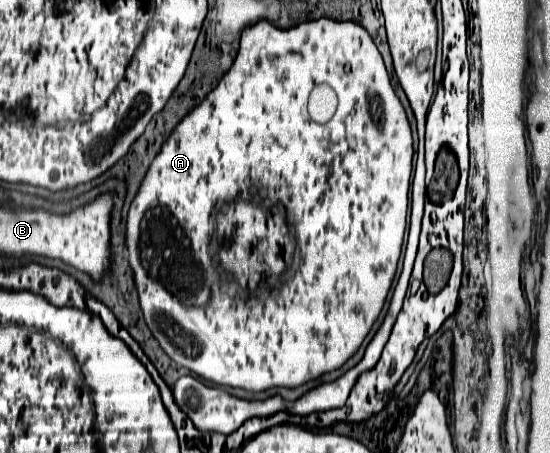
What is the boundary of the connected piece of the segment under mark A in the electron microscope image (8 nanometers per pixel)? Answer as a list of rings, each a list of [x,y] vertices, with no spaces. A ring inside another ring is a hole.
[[[325,18],[323,22],[319,20],[319,24],[313,24],[313,22],[309,22],[307,24],[307,42],[311,42],[311,44],[305,44],[305,48],[295,48],[295,50],[299,50],[299,52],[269,52],[269,48],[259,48],[259,22],[257,24],[253,24],[253,28],[245,28],[245,32],[241,34],[241,42],[239,42],[239,52],[237,52],[237,56],[235,56],[235,62],[233,62],[233,66],[229,68],[229,72],[219,80],[219,84],[203,98],[203,102],[201,104],[197,104],[175,128],[173,128],[173,132],[169,134],[169,138],[163,142],[163,146],[161,146],[161,150],[159,150],[159,154],[153,158],[153,162],[151,162],[151,166],[149,166],[149,170],[147,170],[147,174],[145,174],[145,178],[143,178],[143,182],[141,182],[141,186],[139,186],[139,192],[137,192],[137,196],[135,196],[135,200],[131,202],[131,206],[129,206],[129,212],[127,212],[127,230],[125,230],[125,248],[127,248],[127,260],[129,260],[129,266],[131,266],[131,270],[133,270],[133,280],[135,280],[135,288],[137,288],[137,296],[139,296],[139,306],[141,306],[141,312],[143,312],[143,318],[145,318],[145,324],[149,326],[149,330],[151,330],[151,334],[155,336],[155,340],[159,342],[159,346],[163,348],[163,352],[173,360],[173,362],[177,362],[179,366],[185,366],[185,368],[189,368],[191,372],[195,372],[197,376],[201,376],[203,380],[209,380],[209,382],[213,382],[213,384],[217,384],[217,386],[229,386],[229,388],[243,388],[243,390],[247,390],[247,392],[263,392],[263,390],[269,390],[269,388],[297,388],[297,386],[303,386],[305,382],[309,382],[309,380],[317,380],[319,376],[323,376],[325,372],[331,372],[331,370],[339,370],[357,350],[359,350],[359,346],[363,344],[363,340],[367,338],[367,334],[369,334],[369,330],[371,330],[371,326],[375,324],[375,320],[379,318],[379,314],[381,314],[381,310],[383,310],[383,304],[385,304],[385,298],[387,298],[387,294],[389,294],[389,288],[391,288],[391,282],[393,282],[393,278],[395,278],[395,272],[397,272],[397,262],[399,262],[399,256],[401,256],[401,246],[403,246],[403,234],[405,234],[405,226],[407,226],[407,206],[409,206],[409,184],[411,184],[411,175],[412,175],[412,167],[413,167],[413,136],[411,136],[411,128],[409,128],[409,122],[407,122],[407,116],[405,116],[405,110],[403,110],[403,106],[401,106],[401,102],[399,102],[399,98],[397,98],[397,94],[393,92],[393,88],[391,88],[391,82],[389,82],[389,74],[387,74],[387,70],[385,70],[385,64],[383,64],[383,58],[381,58],[381,54],[379,54],[379,50],[377,50],[377,46],[375,46],[375,42],[373,42],[373,38],[369,36],[369,32],[361,26],[361,24],[357,24],[357,22],[351,22],[351,20],[347,20],[347,22],[337,22],[337,20],[329,20],[329,18]],[[315,82],[325,82],[325,84],[329,84],[329,86],[333,86],[333,90],[337,92],[337,96],[339,96],[339,106],[337,106],[337,112],[335,112],[335,116],[329,120],[329,124],[315,124],[311,118],[309,118],[309,113],[307,110],[309,92],[311,92],[311,88],[315,86]],[[275,204],[279,204],[279,206],[283,206],[285,208],[285,212],[287,212],[287,218],[283,218],[281,216],[281,220],[277,220],[275,218],[275,214],[271,212],[271,206],[275,206]],[[265,212],[271,212],[271,220],[265,220]],[[215,228],[221,228],[221,234],[227,238],[227,242],[229,242],[229,248],[225,249],[223,246],[221,248],[217,248],[217,242],[225,242],[225,240],[221,240],[221,234],[217,232],[217,236],[215,236],[215,240],[213,240],[213,258],[211,258],[211,254],[209,254],[209,240],[211,240],[211,234],[213,234],[213,230]],[[221,276],[227,280],[227,282],[237,282],[237,284],[241,284],[241,296],[243,298],[247,298],[247,300],[233,300],[229,294],[223,294],[221,292]]]

